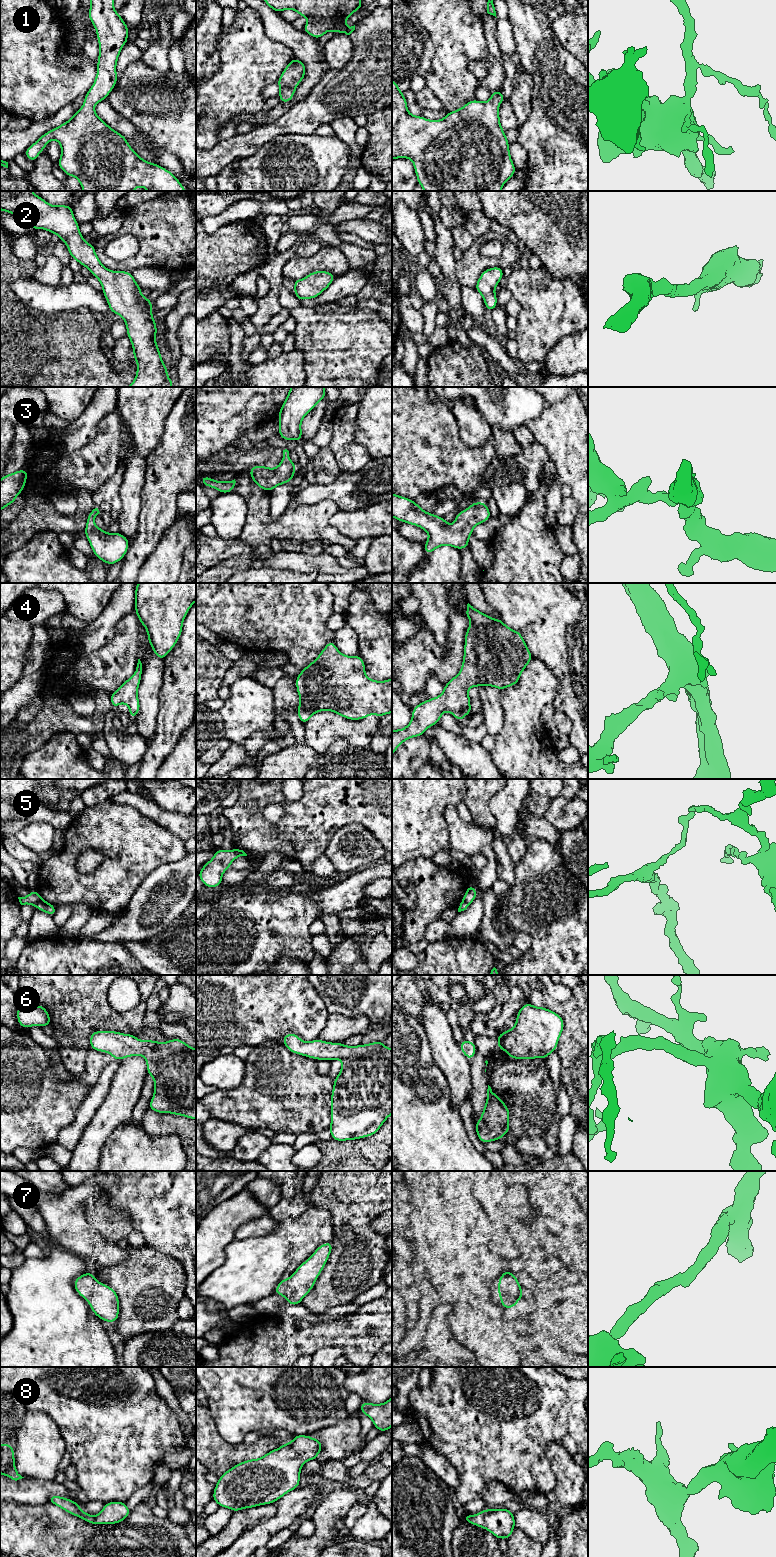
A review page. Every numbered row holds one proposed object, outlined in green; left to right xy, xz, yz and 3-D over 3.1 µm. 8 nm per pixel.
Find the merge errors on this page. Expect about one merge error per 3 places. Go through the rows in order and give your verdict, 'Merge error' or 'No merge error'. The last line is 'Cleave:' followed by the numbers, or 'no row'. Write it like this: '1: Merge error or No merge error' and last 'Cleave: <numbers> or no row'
1: No merge error
2: No merge error
3: No merge error
4: No merge error
5: Merge error
6: No merge error
7: No merge error
8: No merge error
Cleave: 5

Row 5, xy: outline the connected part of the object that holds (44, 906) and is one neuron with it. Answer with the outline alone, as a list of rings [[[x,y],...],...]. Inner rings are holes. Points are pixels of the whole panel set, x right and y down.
[[[41,901],[36,905],[36,909],[41,910],[49,915],[51,915],[52,917],[55,916],[56,914],[56,907],[51,904],[48,903],[46,901]]]

